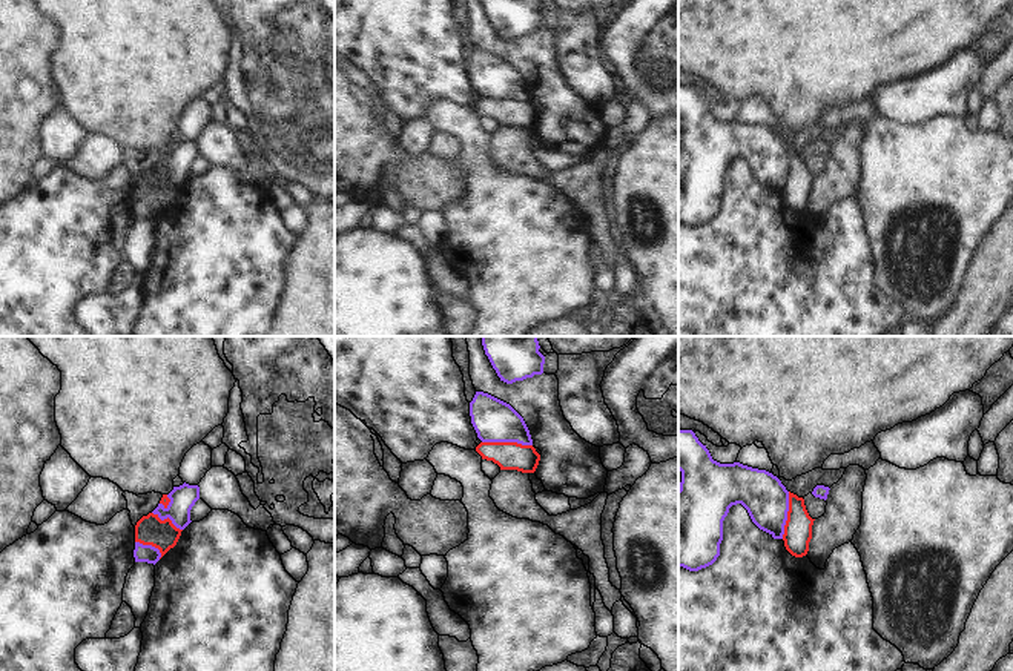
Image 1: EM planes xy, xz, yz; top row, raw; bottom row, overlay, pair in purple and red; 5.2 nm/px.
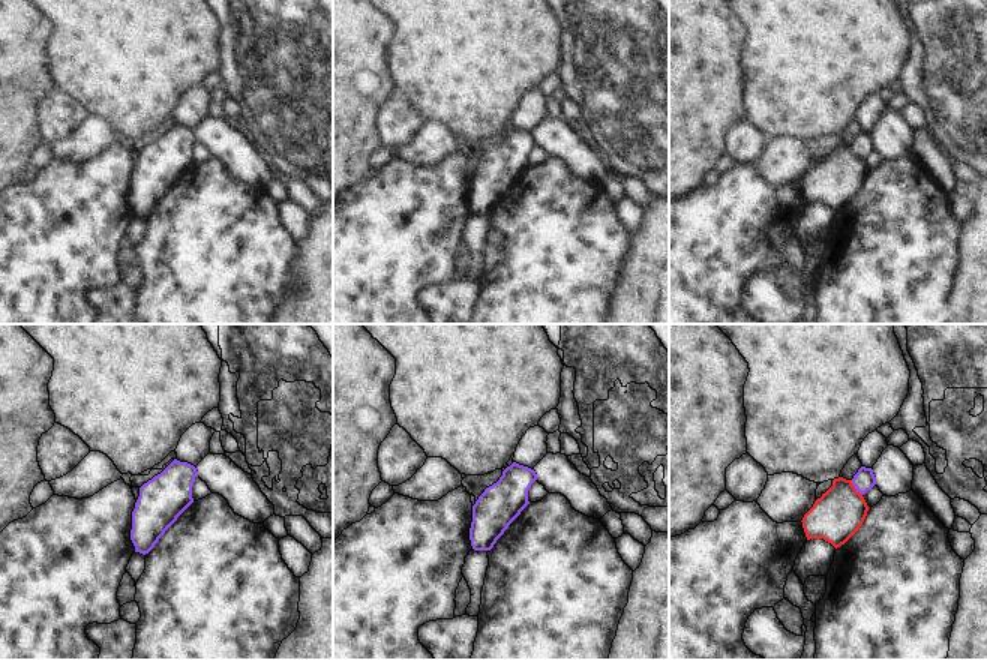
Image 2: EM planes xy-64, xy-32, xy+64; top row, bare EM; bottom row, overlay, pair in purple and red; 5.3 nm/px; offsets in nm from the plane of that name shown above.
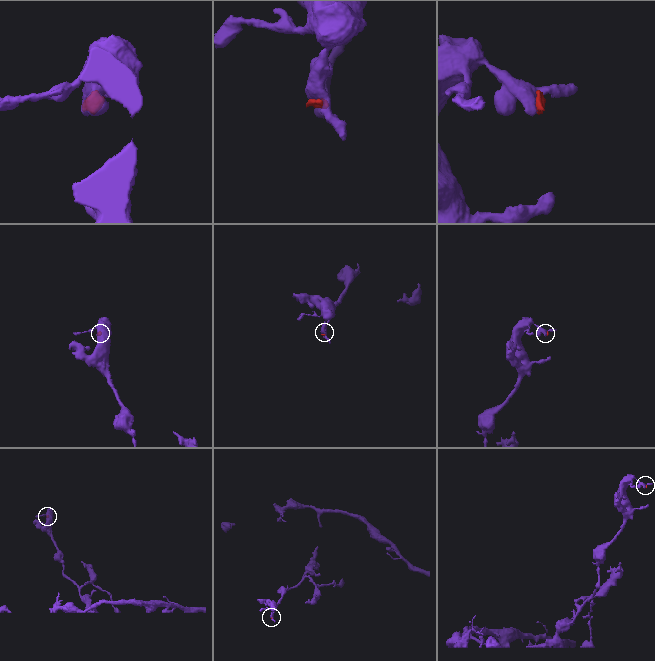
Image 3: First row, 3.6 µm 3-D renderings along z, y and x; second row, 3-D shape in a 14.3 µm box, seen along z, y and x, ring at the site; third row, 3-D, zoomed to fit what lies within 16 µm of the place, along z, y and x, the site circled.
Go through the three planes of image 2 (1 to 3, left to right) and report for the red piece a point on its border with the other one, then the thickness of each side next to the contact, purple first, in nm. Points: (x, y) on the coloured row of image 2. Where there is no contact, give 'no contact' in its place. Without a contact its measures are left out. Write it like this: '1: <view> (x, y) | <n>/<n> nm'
1: no contact
2: no contact
3: xy+64 (855, 488) | 110/280 nm

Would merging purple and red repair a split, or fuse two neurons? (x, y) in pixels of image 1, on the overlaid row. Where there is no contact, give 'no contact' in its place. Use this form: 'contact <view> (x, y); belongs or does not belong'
contact xz (507, 441); does not belong

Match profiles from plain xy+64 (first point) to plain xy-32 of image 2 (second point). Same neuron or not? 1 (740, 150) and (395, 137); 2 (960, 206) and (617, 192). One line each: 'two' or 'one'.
1: one
2: two

